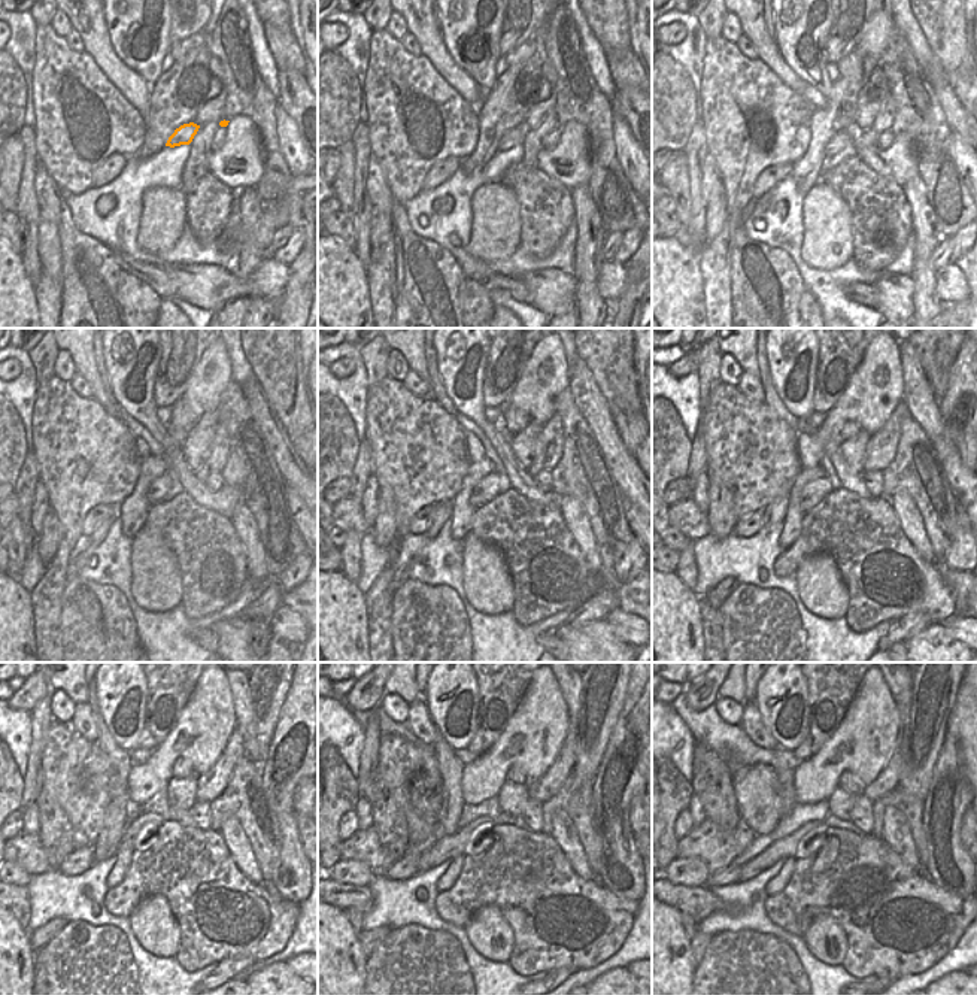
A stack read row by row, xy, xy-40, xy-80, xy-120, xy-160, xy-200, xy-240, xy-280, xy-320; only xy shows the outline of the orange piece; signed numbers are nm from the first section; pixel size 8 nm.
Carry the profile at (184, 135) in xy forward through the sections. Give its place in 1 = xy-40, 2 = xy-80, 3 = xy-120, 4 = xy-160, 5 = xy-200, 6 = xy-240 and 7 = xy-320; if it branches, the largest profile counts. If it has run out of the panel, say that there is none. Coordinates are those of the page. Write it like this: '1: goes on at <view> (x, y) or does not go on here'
1: goes on at xy-40 (515, 136)
2: goes on at xy-80 (842, 139)
3: goes on at xy-120 (160, 487)
4: goes on at xy-160 (489, 487)
5: goes on at xy-200 (816, 491)
6: goes on at xy-240 (145, 825)
7: goes on at xy-320 (786, 848)

